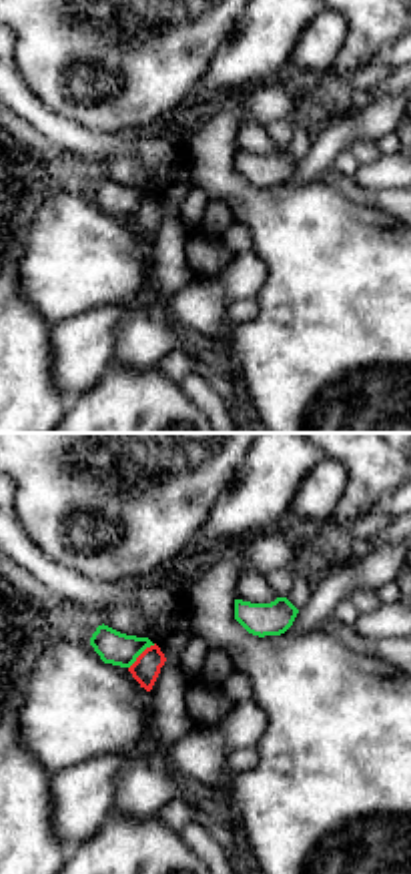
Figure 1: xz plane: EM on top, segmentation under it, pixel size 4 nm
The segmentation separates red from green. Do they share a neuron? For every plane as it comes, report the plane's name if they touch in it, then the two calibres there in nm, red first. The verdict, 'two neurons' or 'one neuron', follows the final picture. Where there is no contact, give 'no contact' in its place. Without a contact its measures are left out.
contact in xz; calibres 110 and 130 nm

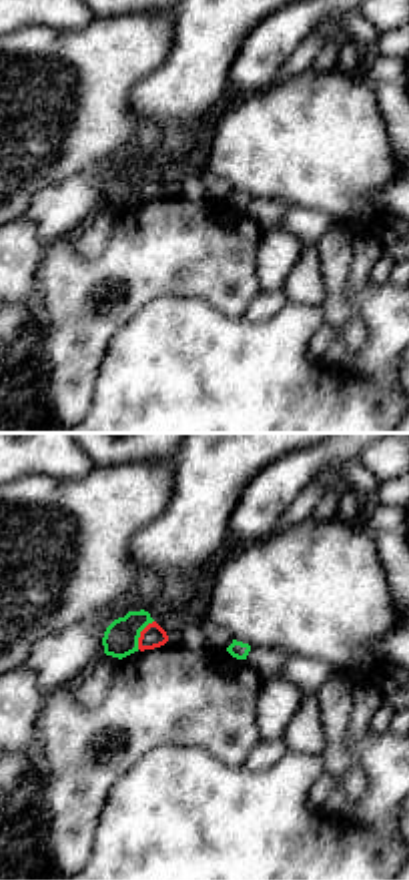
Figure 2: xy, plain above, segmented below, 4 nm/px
contact in xy; calibres 100 and 140 nm

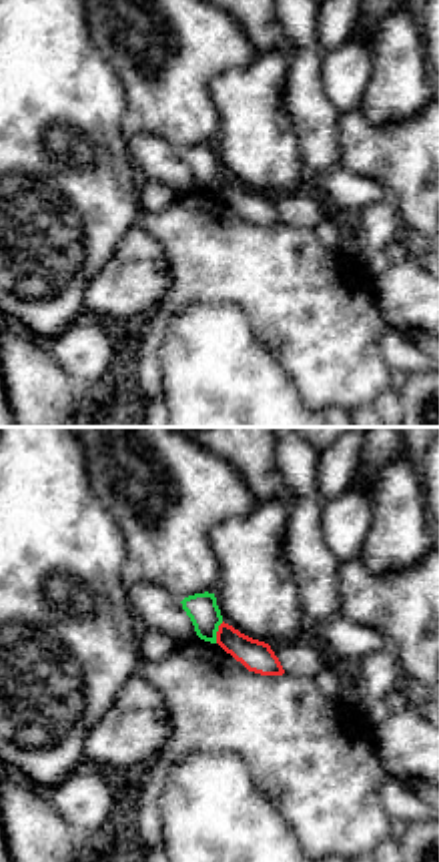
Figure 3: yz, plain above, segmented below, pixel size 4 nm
contact in yz; calibres 130 and 120 nm

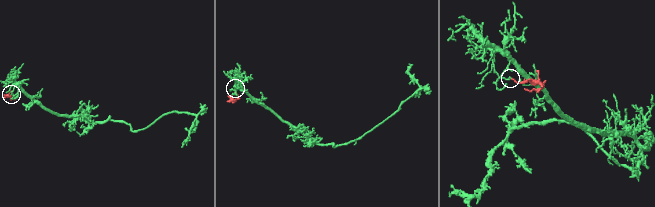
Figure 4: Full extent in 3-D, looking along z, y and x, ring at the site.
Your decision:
two neurons

